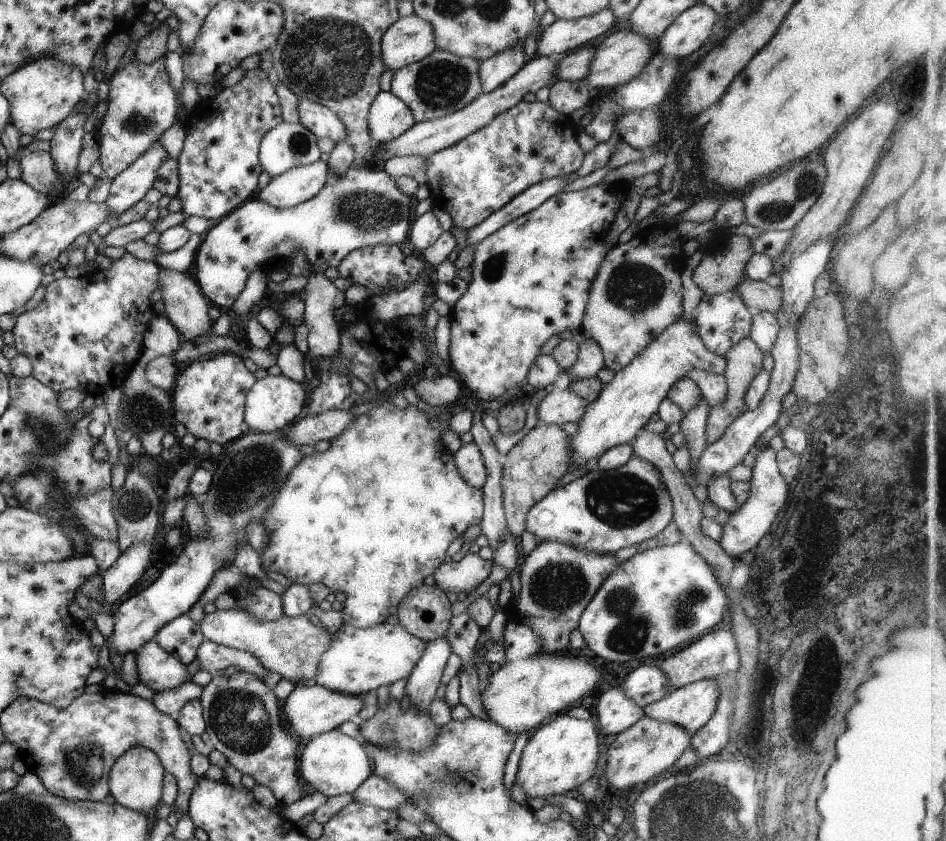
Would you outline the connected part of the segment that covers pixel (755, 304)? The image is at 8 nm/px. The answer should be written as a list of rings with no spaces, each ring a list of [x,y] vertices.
[[[743,277],[734,288],[753,311],[766,310],[776,313],[782,306],[782,291],[771,281],[758,281]]]

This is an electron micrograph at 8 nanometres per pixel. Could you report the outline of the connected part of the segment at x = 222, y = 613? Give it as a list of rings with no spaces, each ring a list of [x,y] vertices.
[[[239,608],[216,609],[212,613],[206,613],[199,625],[205,640],[250,652],[269,671],[277,673],[281,678],[287,678],[295,685],[300,680],[312,682],[317,673],[318,663],[322,660],[322,653],[330,648],[332,640],[332,634],[322,623],[309,615],[294,618],[284,615],[275,621],[264,622]]]

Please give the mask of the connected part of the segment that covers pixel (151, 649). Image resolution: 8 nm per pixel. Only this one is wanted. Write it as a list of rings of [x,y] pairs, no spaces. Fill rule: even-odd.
[[[154,639],[135,651],[135,661],[139,681],[154,692],[178,688],[178,684],[191,680],[187,665],[162,650]]]

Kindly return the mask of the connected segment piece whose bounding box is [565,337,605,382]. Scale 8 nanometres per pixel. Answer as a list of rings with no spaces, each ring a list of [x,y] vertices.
[[[586,337],[579,344],[578,358],[570,368],[566,368],[566,374],[571,382],[597,376],[598,372],[605,367],[605,358],[602,348],[595,340]]]

